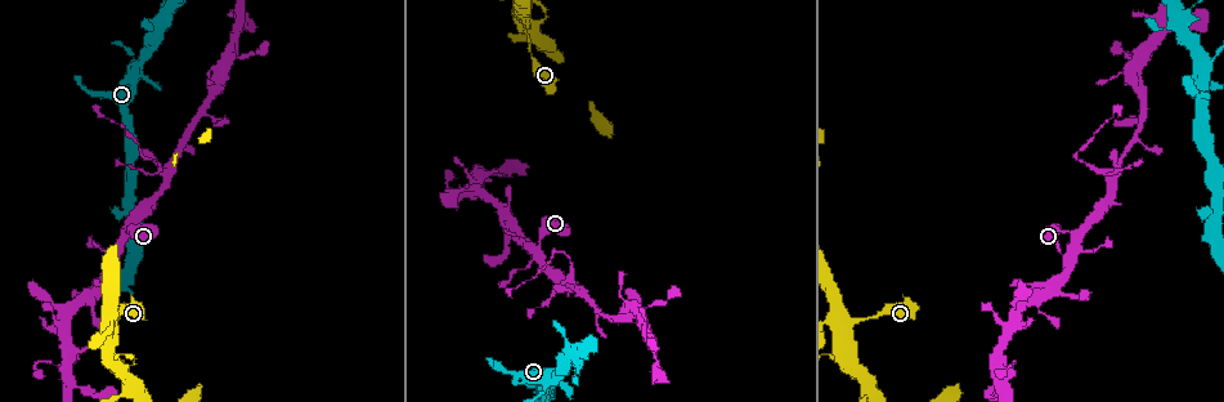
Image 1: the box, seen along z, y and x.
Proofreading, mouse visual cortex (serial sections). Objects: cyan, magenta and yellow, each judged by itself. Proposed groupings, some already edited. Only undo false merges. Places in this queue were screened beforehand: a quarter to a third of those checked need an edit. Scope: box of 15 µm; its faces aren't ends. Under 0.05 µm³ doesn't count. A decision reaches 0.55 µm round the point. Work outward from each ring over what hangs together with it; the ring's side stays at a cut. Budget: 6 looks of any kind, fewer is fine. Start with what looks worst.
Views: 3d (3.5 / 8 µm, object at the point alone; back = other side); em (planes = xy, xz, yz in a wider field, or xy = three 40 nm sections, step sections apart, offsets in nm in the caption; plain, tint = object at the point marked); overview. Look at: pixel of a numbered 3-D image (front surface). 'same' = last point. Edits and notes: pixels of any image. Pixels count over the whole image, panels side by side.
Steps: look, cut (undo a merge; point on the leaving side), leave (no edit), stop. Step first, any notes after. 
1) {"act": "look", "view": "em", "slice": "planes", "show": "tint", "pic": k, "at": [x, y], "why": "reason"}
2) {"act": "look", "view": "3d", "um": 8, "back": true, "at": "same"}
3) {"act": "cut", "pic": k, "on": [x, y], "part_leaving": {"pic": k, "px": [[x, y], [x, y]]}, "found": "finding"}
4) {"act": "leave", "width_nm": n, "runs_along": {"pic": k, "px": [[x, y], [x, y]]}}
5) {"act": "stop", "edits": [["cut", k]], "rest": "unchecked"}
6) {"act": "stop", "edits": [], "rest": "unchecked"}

{"act": "look", "view": "3d", "um": 3.5, "pic": 1, "at": [1114, 176], "why": "abrupt turn"}

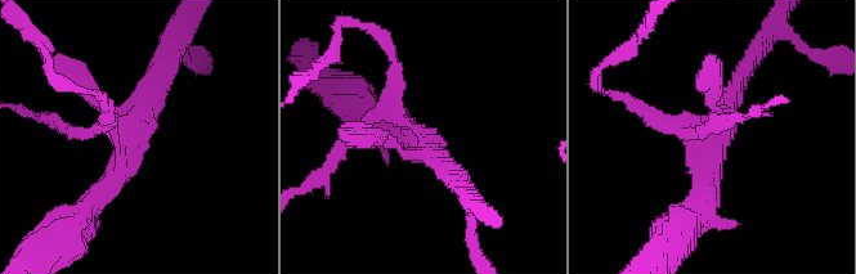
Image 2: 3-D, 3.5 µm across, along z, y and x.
{"act": "look", "view": "em", "slice": "planes", "show": "tint", "pic": 2, "at": [418, 138]}

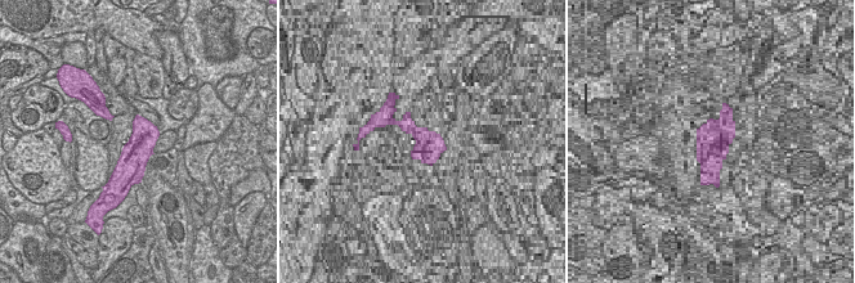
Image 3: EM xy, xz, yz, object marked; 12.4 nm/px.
{"act": "leave", "runs_along": {"pic": 2, "px": [[84, 210], [120, 170], [158, 71]]}, "found": "all the same cell"}

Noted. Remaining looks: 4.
{"act": "look", "view": "3d", "um": 3.5, "pic": 1, "at": [123, 368], "why": "a fork"}

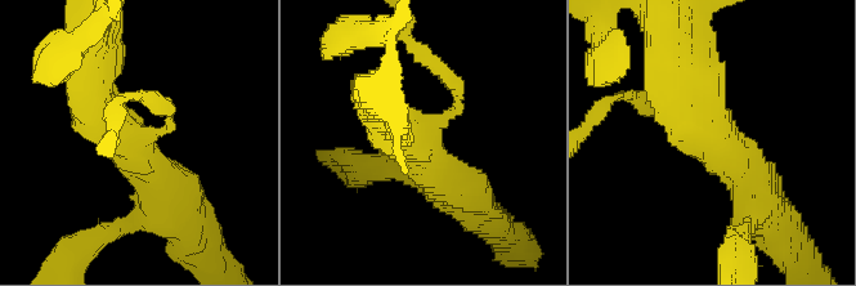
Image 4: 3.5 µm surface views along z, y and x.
{"act": "look", "view": "em", "slice": "xy", "step": 1, "show": "tint", "pic": 4, "at": [431, 125], "arms": 3, "arm_widths_nm": [150, 450, 500], "why": "shape alone is not enough"}

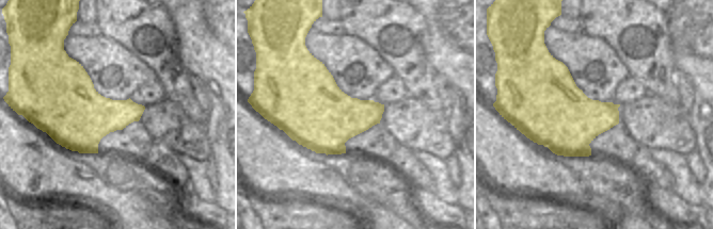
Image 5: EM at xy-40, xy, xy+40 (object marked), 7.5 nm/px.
{"act": "leave", "runs_along": {"pic": 4, "px": [[681, 62], [685, 101], [754, 196]]}, "found": "all the same cell"}

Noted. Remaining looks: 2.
{"act": "stop", "edits": [], "rest": "unchecked"}

